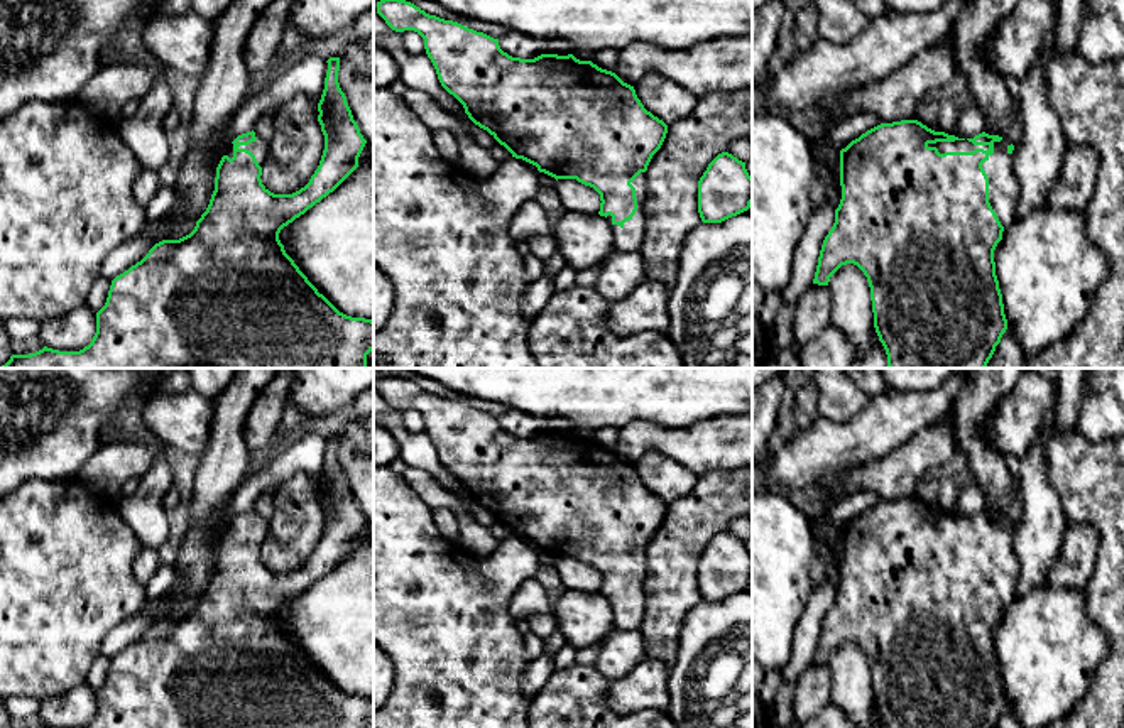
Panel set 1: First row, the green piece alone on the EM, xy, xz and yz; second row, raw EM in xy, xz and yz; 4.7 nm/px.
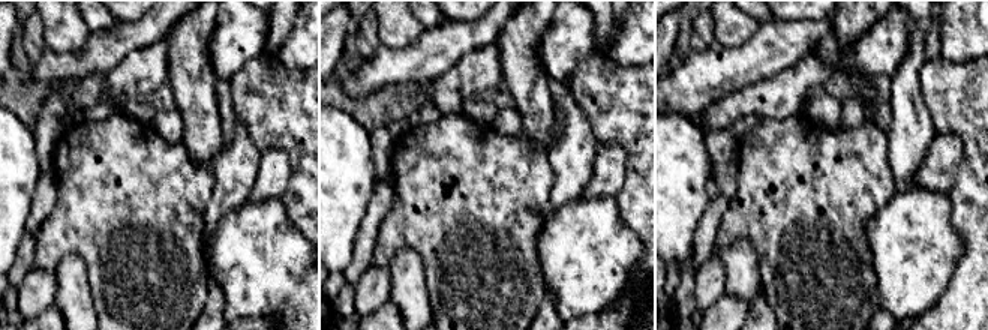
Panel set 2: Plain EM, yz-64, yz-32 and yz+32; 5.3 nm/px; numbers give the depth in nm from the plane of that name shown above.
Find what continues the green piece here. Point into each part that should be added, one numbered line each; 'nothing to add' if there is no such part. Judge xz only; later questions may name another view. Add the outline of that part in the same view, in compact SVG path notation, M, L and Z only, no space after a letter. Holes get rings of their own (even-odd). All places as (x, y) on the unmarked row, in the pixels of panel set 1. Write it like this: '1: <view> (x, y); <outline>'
1: xz (629, 617); M641 551L630 562L636 566L637 576L636 593L629 600L625 600L622 606L612 601L610 593L607 595L607 600L612 605L615 628L639 630L646 613L646 589L644 589L647 573L646 551Z

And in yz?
1: yz (959, 524); M968 519L936 520L936 522L928 522L928 525L936 525L940 532L945 532L945 530L972 530L975 527L984 527L984 529L989 527L989 524L974 524Z

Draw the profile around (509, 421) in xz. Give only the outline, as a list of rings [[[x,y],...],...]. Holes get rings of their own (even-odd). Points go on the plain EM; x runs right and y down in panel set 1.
[[[509,409],[499,417],[499,424],[504,431],[512,436],[521,436],[521,412],[517,409]]]

